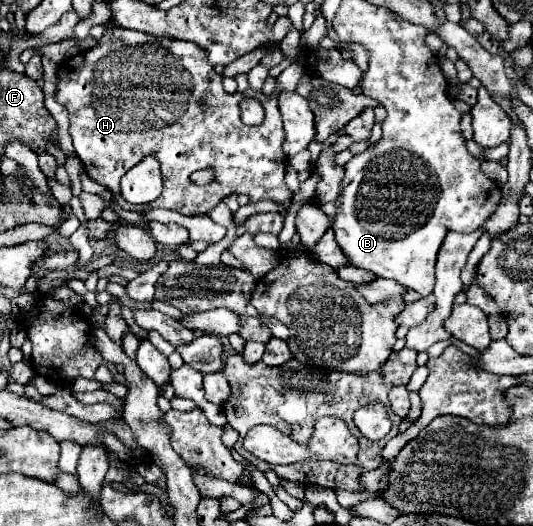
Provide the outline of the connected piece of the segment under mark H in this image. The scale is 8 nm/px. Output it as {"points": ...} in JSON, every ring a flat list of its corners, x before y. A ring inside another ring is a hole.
{"points":[[121,27,113,29,115,33,105,33,93,49,79,51,75,57,65,59,57,71,57,91,55,101,69,111,69,133,75,145,75,153,83,163,85,173,99,185,107,187,115,201,123,209,145,211,149,209,171,209,183,215,205,215,213,209,221,199,231,193,249,195,251,203,261,199,271,199,289,205,293,193,285,185,285,169,287,155,281,145,285,141,285,129,279,115,279,95,283,91,295,91,299,79,305,73,305,67,299,61,293,61,279,77,277,89,271,95,263,91,247,89,249,97,255,97,265,107,265,121,261,127,247,127,239,117,239,103,245,99,243,93,225,93,223,77,213,71,207,61,207,53,189,41,151,37,139,31,127,31],[153,155,161,165,163,175,163,193,145,205,131,205,119,193,121,177,135,167,143,157],[197,169,213,169,213,181,209,185,195,185,189,175]]}

